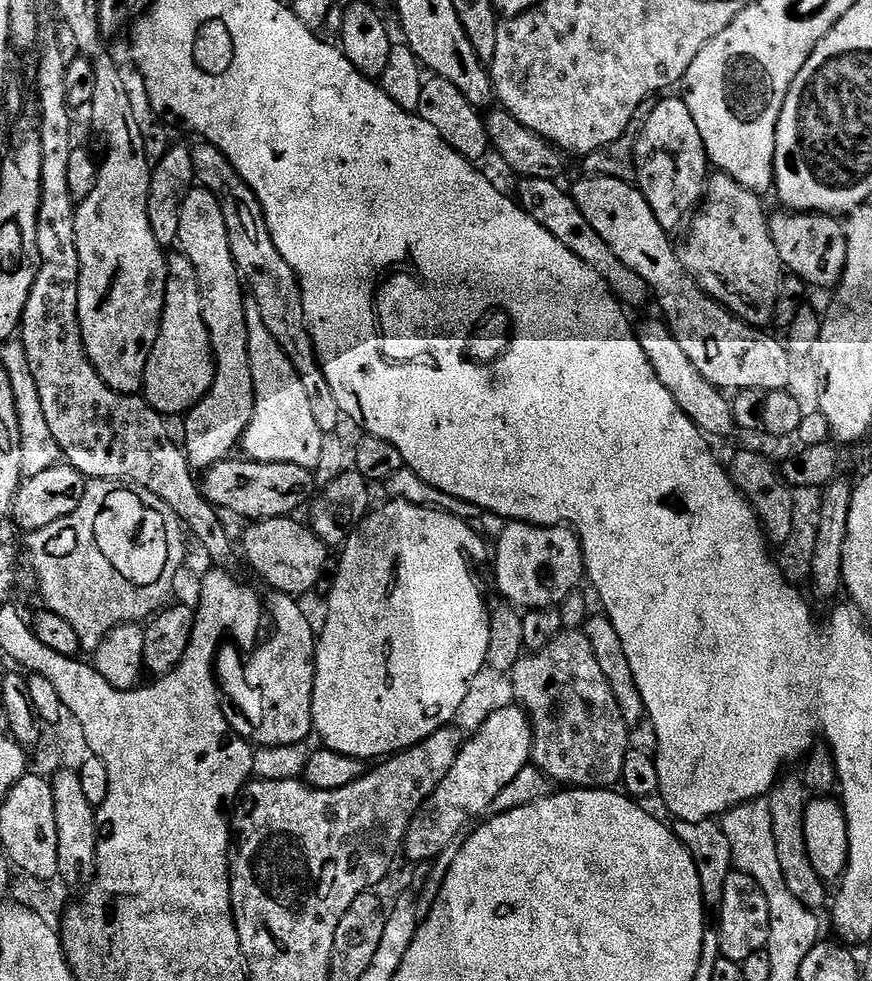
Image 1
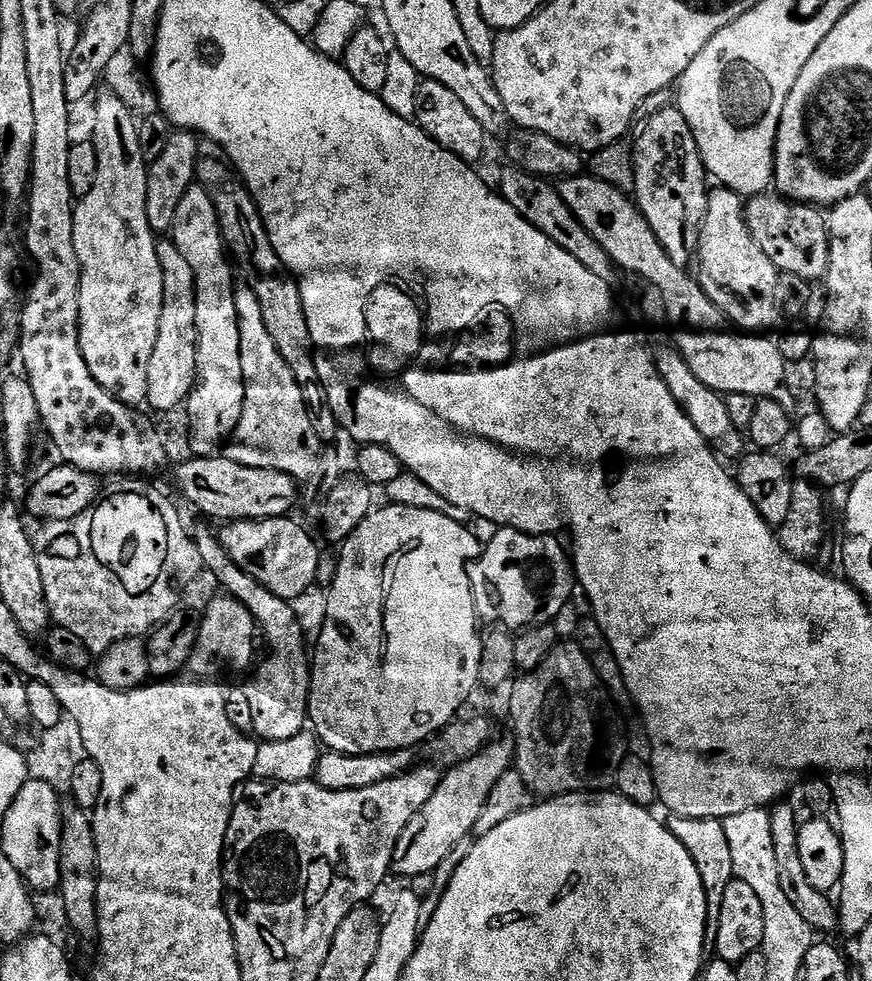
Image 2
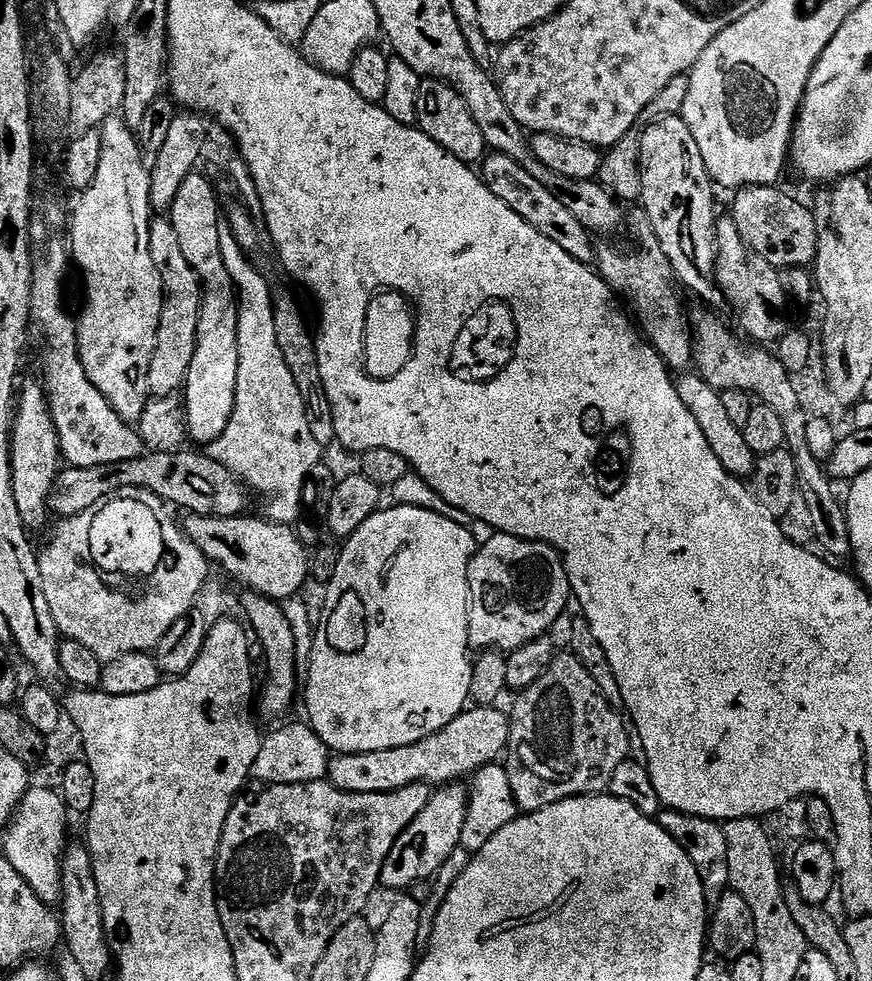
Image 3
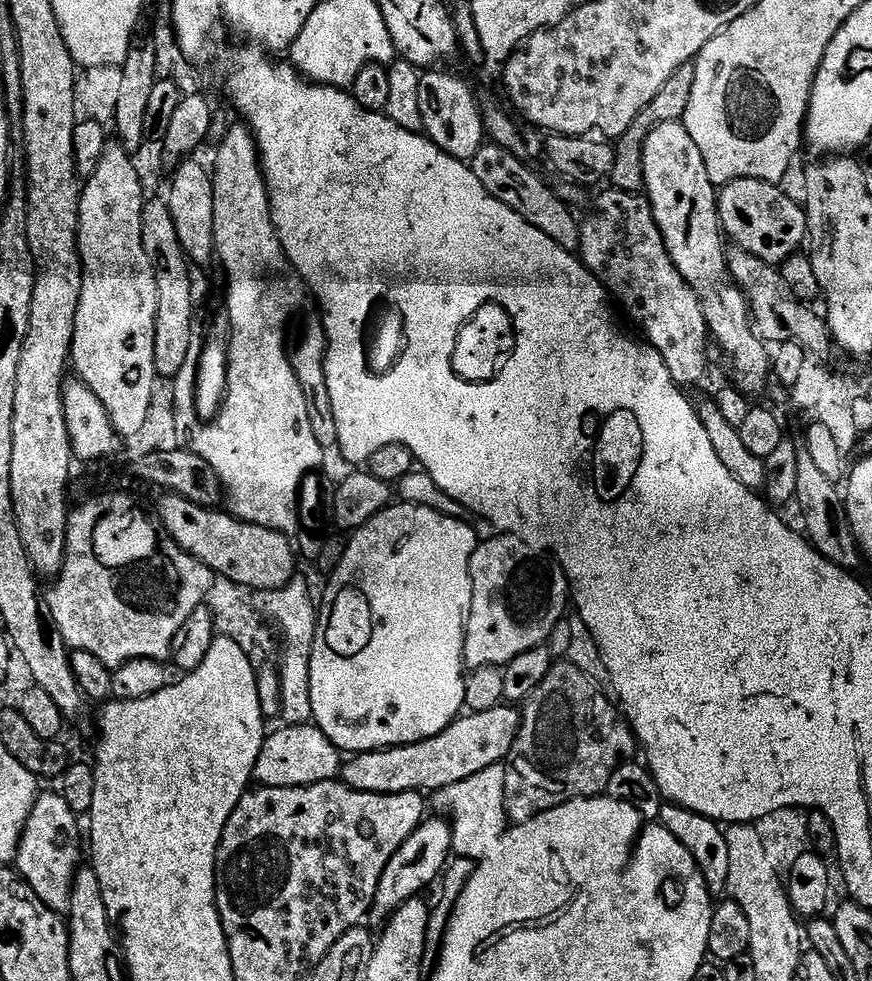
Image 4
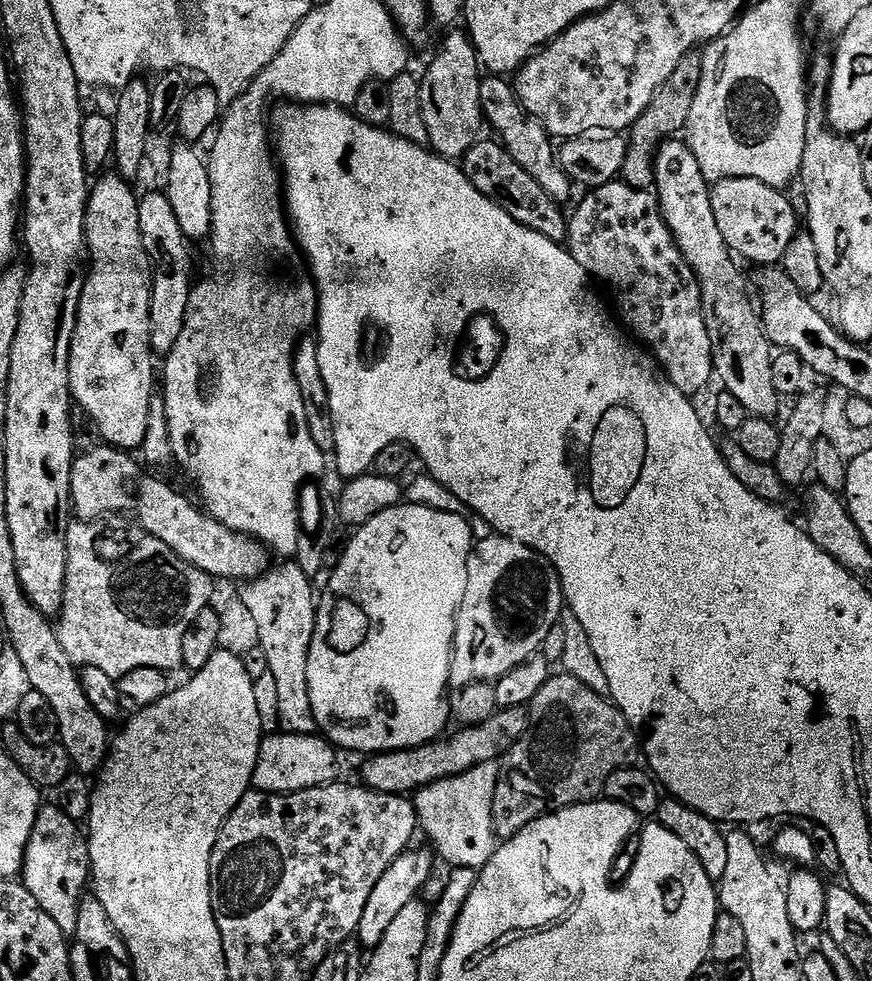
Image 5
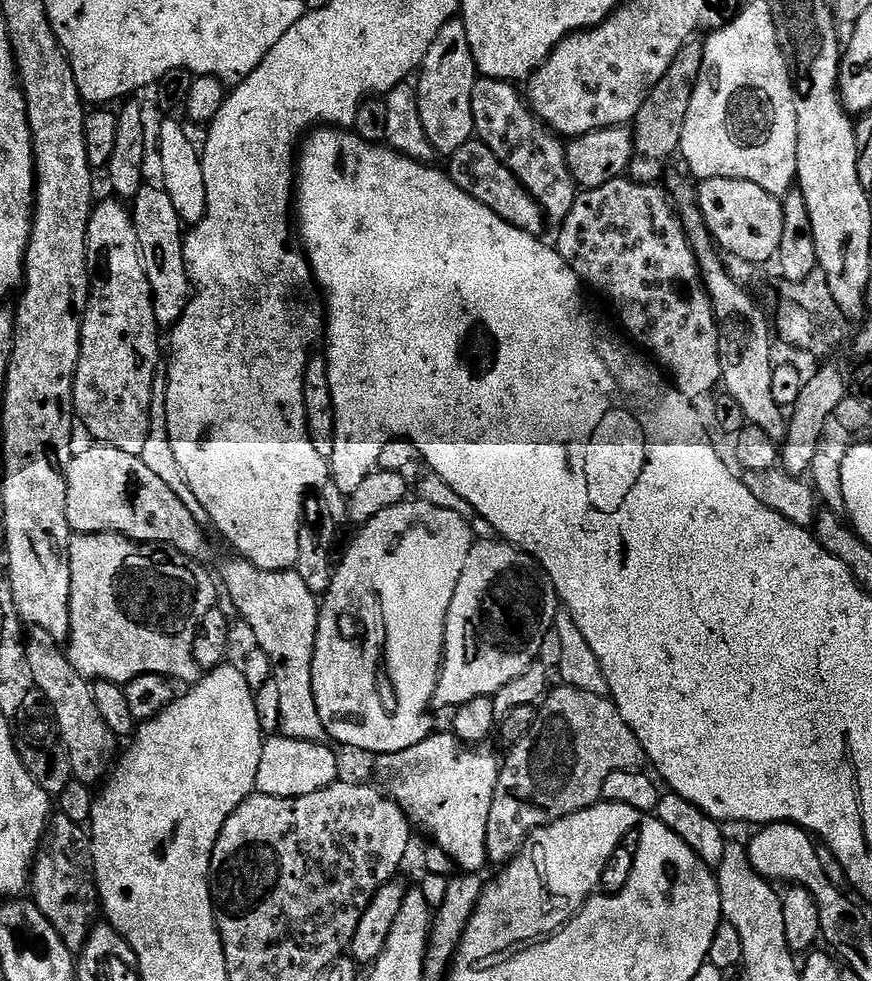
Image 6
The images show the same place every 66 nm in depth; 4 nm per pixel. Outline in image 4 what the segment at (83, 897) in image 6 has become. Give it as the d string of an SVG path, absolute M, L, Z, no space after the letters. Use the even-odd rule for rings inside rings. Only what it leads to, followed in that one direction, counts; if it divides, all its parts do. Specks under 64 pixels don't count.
M41 791L30 810L30 818L26 818L26 826L20 839L20 848L16 851L14 861L16 871L28 883L30 890L34 890L34 894L38 894L38 898L42 898L42 902L46 902L46 906L50 906L50 910L61 914L68 911L76 871L82 866L82 860L80 860L80 824L76 820L79 820L77 812L70 810L70 806L66 806L66 798L62 798L59 791Z

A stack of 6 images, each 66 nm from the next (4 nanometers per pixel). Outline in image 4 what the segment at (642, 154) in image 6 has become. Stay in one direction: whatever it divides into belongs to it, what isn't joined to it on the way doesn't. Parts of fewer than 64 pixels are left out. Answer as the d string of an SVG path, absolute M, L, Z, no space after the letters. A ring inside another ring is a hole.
M695 63L678 66L678 70L674 70L674 74L670 74L666 86L662 86L662 90L654 98L654 102L650 102L650 106L646 106L646 110L642 110L642 114L638 114L638 118L634 118L634 122L630 122L627 130L615 141L616 154L610 177L611 187L615 191L644 192L644 147L646 146L646 138L650 138L650 132L662 122L683 121L686 106L690 106L690 94L694 91L695 73Z

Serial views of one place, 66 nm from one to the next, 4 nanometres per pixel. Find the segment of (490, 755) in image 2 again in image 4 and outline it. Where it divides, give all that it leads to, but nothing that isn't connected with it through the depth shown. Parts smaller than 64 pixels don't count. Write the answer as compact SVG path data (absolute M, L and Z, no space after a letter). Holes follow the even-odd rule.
M444 818L421 820L420 825L410 834L410 838L406 838L406 842L402 842L402 846L398 846L394 858L390 858L390 862L386 862L386 870L382 870L382 878L378 882L374 912L377 912L381 918L387 918L406 901L417 899L423 893L420 892L423 888L430 887L432 883L435 885L441 879L452 855L451 823Z

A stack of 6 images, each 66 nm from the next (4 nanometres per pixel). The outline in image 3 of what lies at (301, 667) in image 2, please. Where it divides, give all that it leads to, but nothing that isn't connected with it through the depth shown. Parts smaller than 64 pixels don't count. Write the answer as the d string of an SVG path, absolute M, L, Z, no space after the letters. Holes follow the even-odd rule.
M244 590L239 593L238 604L244 608L243 619L250 625L251 631L260 639L264 647L264 660L268 663L268 677L264 680L264 689L258 692L258 708L268 716L284 716L298 700L298 684L296 688L296 643L294 630L290 630L290 618L286 618L283 607L277 601L266 598L258 592Z

